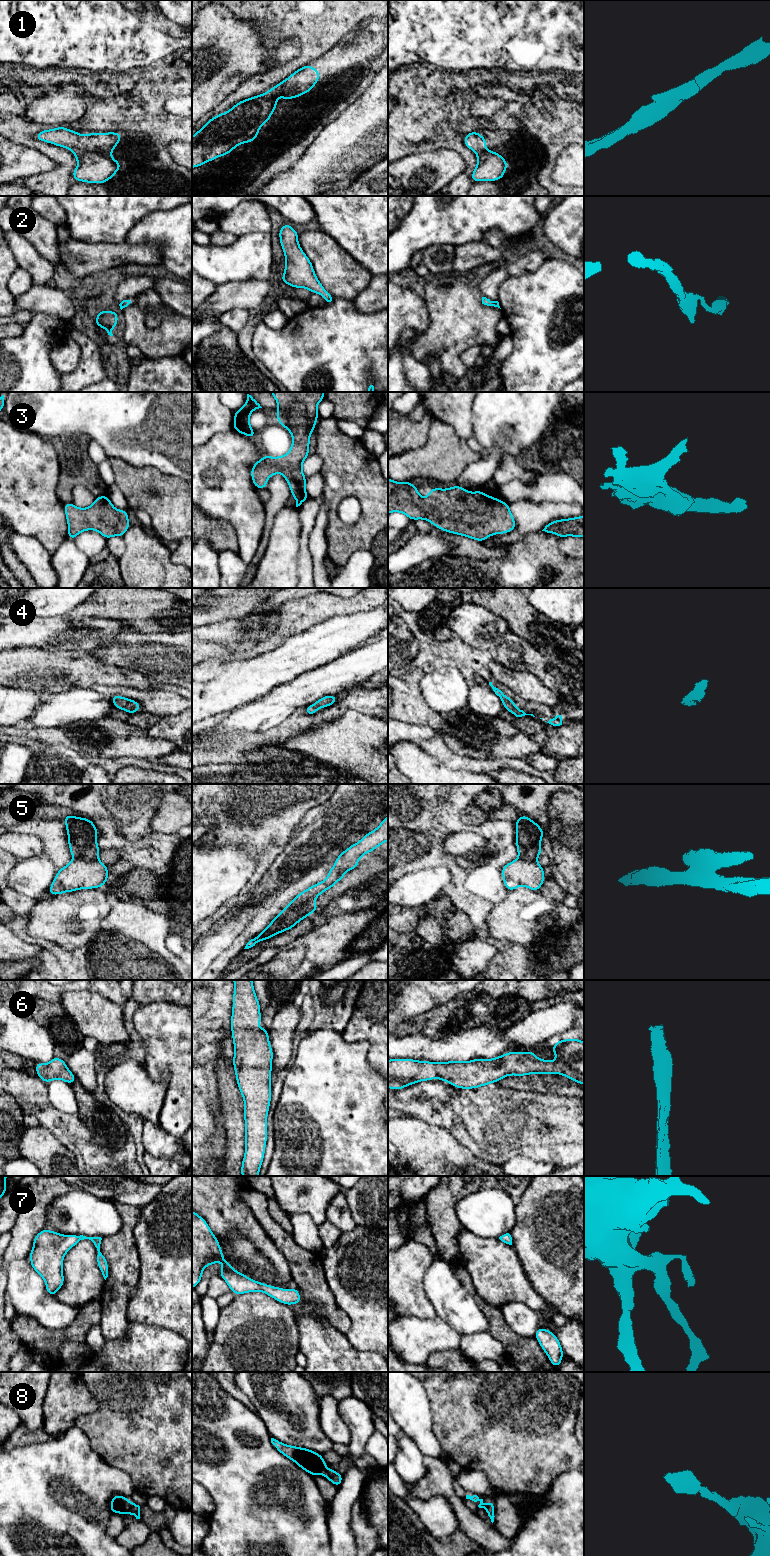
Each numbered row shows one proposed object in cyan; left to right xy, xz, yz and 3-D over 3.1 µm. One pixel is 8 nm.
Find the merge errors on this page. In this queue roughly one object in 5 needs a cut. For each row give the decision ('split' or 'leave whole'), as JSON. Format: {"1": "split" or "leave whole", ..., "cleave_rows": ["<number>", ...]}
{"1": "split", "2": "leave whole", "3": "leave whole", "4": "leave whole", "5": "split", "6": "leave whole", "7": "leave whole", "8": "leave whole", "cleave_rows": ["1", "5"]}

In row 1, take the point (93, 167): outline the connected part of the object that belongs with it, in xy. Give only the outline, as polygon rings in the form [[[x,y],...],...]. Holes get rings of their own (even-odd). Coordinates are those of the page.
[[[71,149],[71,152],[78,162],[78,167],[72,172],[75,181],[103,184],[109,181],[122,166],[110,155],[81,152],[77,149]]]

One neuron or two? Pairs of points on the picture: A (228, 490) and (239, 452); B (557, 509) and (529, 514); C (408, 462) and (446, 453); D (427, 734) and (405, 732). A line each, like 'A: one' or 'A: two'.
A: one
B: one
C: one
D: one

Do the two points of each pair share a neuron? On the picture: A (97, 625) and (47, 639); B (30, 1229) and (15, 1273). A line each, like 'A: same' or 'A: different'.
A: same
B: different

